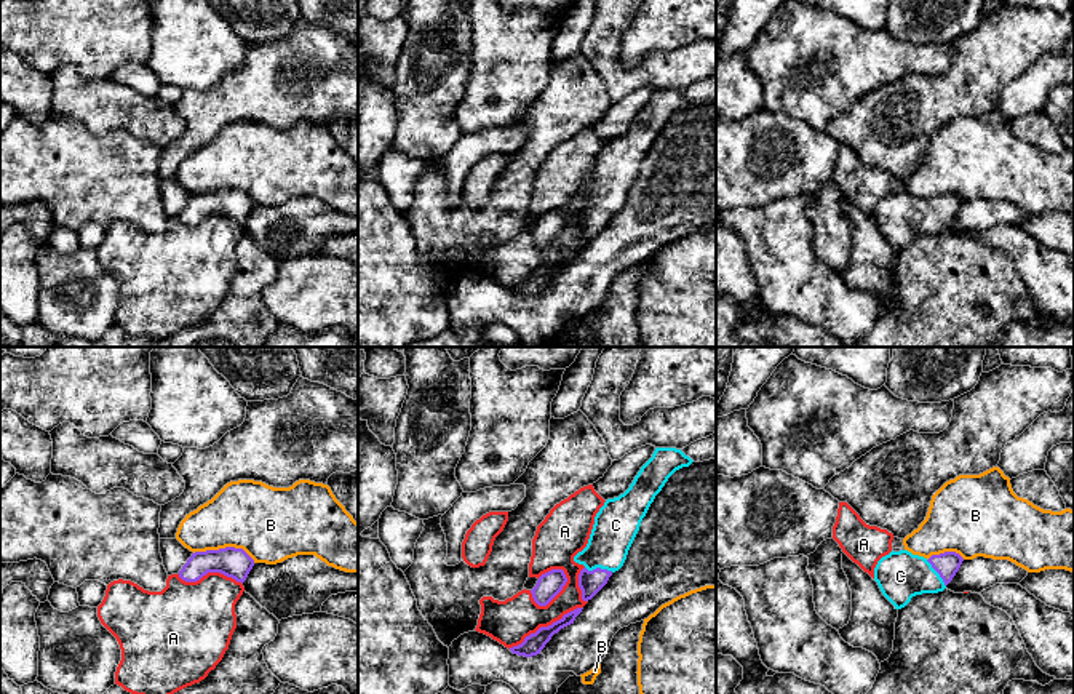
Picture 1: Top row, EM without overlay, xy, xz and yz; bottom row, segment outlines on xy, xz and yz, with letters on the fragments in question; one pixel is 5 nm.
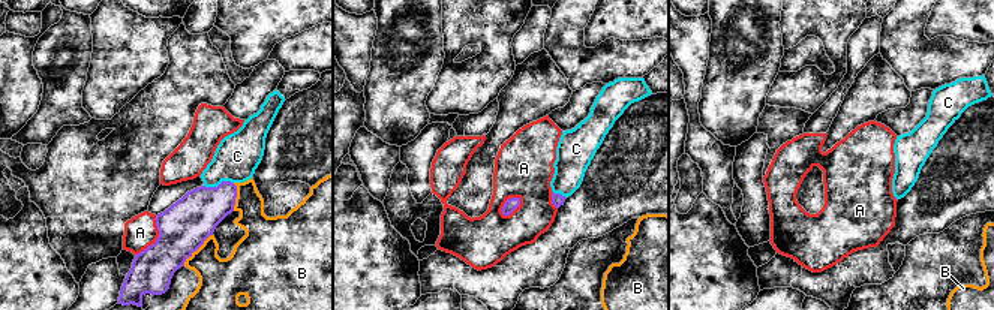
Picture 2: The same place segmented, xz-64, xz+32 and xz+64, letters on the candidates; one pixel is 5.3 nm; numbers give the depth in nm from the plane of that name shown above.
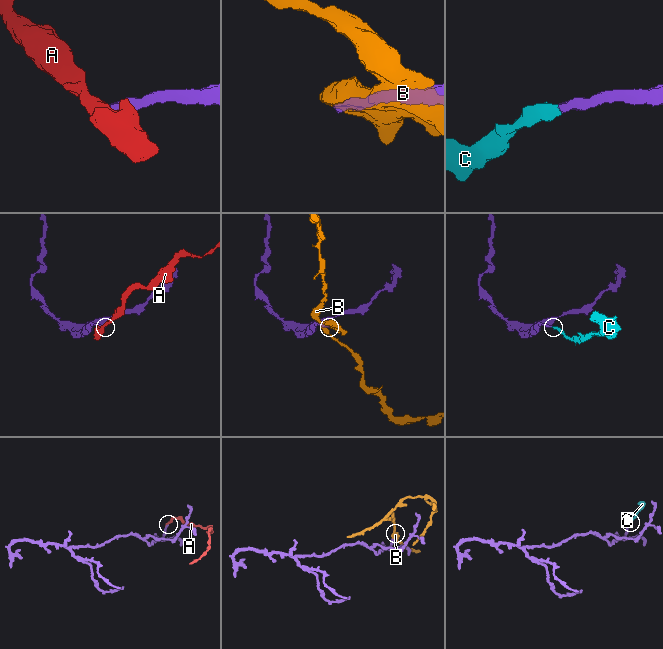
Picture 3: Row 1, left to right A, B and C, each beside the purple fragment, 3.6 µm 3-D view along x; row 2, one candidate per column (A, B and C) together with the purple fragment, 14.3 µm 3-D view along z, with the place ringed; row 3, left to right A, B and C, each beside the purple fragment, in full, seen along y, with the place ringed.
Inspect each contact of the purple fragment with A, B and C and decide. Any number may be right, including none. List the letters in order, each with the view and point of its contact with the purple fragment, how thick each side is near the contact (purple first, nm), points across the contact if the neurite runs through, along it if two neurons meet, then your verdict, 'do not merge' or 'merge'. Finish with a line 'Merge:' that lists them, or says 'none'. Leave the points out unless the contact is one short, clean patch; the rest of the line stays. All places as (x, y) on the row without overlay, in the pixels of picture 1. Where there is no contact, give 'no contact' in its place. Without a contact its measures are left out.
A: contact xz (560, 232); calibres 120 and 240 nm; do not merge
B: contact xy (226, 189); calibres 150 and 380 nm; do not merge
C: contact xz (600, 210); calibres 120 and 220 nm; way xz (590, 224), (600, 210), (600, 200), (616, 167); merge
Merge: C

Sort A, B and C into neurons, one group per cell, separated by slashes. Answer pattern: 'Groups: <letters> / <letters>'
Groups: A / B / C

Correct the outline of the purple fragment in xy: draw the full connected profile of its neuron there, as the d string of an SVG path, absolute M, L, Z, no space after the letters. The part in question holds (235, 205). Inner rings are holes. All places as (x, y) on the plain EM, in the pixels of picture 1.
M225 189L192 195L179 213L179 219L185 224L197 224L208 214L221 214L243 225L253 208L254 201L243 190Z

